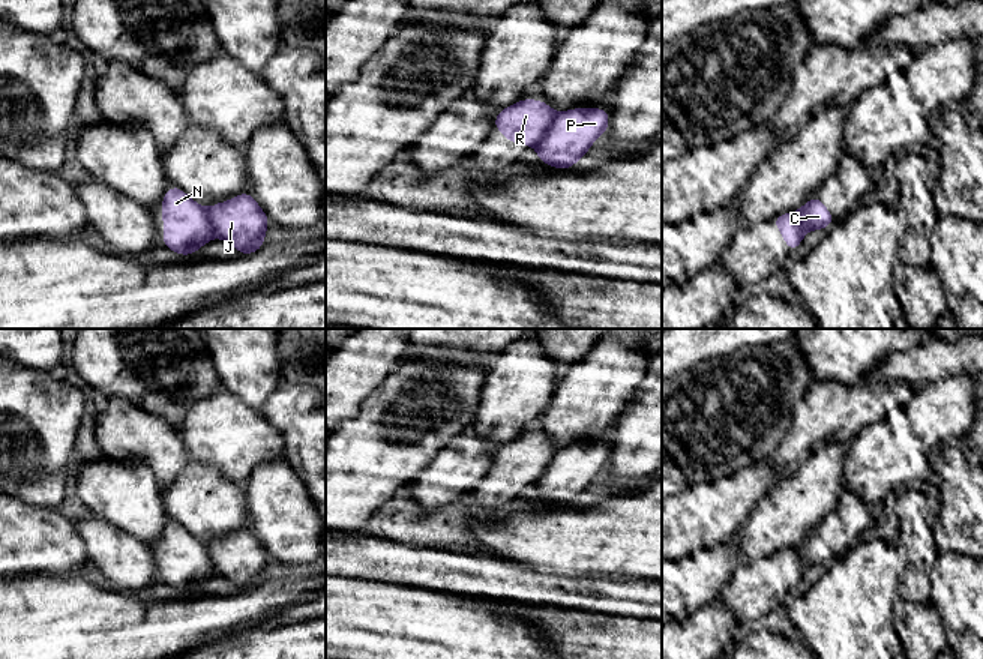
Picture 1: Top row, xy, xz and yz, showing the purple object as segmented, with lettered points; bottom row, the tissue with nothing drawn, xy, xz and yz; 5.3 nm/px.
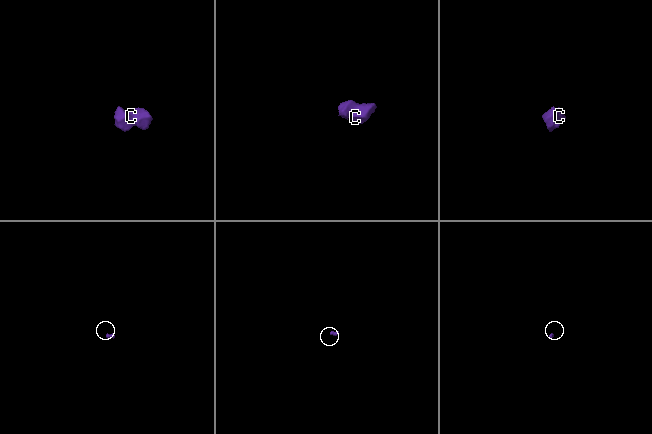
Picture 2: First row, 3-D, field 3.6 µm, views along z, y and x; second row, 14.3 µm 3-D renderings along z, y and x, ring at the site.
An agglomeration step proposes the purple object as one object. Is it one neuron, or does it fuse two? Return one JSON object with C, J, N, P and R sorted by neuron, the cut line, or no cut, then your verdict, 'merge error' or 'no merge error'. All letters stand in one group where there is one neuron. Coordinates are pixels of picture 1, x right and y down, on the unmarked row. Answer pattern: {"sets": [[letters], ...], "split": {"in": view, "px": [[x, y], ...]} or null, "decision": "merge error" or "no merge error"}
{"sets": [["C", "J", "P"], ["N", "R"]], "split": {"in": "xz", "px": [[557, 449], [536, 482]]}, "decision": "merge error"}

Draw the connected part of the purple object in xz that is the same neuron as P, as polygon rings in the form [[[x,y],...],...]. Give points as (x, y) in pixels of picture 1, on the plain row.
[[[575,444],[557,449],[536,482],[540,497],[554,504],[573,504],[596,474],[606,468],[609,449],[600,444]]]

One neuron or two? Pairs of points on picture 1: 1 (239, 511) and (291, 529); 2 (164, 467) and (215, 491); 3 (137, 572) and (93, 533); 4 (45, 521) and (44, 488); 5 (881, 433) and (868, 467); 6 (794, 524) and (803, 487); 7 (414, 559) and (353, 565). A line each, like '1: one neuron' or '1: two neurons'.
1: two neurons
2: two neurons
3: one neuron
4: two neurons
5: one neuron
6: one neuron
7: one neuron

